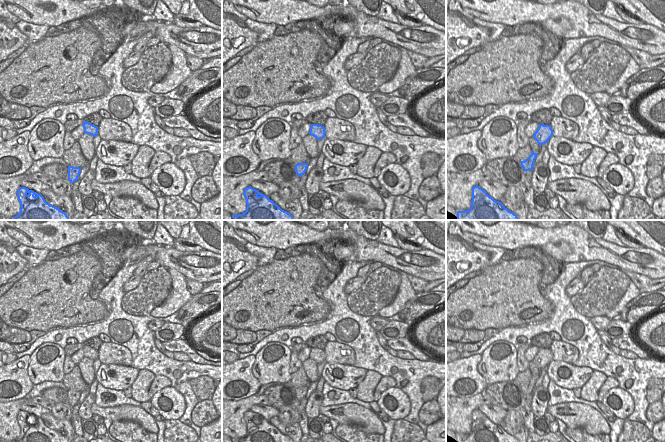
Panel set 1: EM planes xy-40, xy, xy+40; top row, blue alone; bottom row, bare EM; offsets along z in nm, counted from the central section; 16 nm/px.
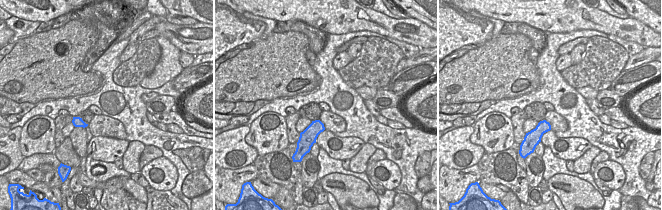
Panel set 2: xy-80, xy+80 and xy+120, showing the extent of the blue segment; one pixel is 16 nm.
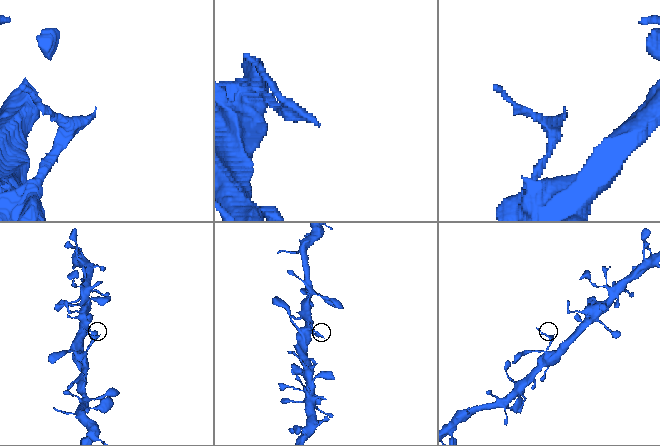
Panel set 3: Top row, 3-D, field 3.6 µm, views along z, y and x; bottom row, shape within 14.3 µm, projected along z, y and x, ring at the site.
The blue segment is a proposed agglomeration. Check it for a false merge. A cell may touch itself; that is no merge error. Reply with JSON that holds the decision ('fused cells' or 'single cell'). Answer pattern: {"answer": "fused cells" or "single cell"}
{"answer": "fused cells"}

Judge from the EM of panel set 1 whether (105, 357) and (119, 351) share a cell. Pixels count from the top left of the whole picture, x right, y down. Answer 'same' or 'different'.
same

